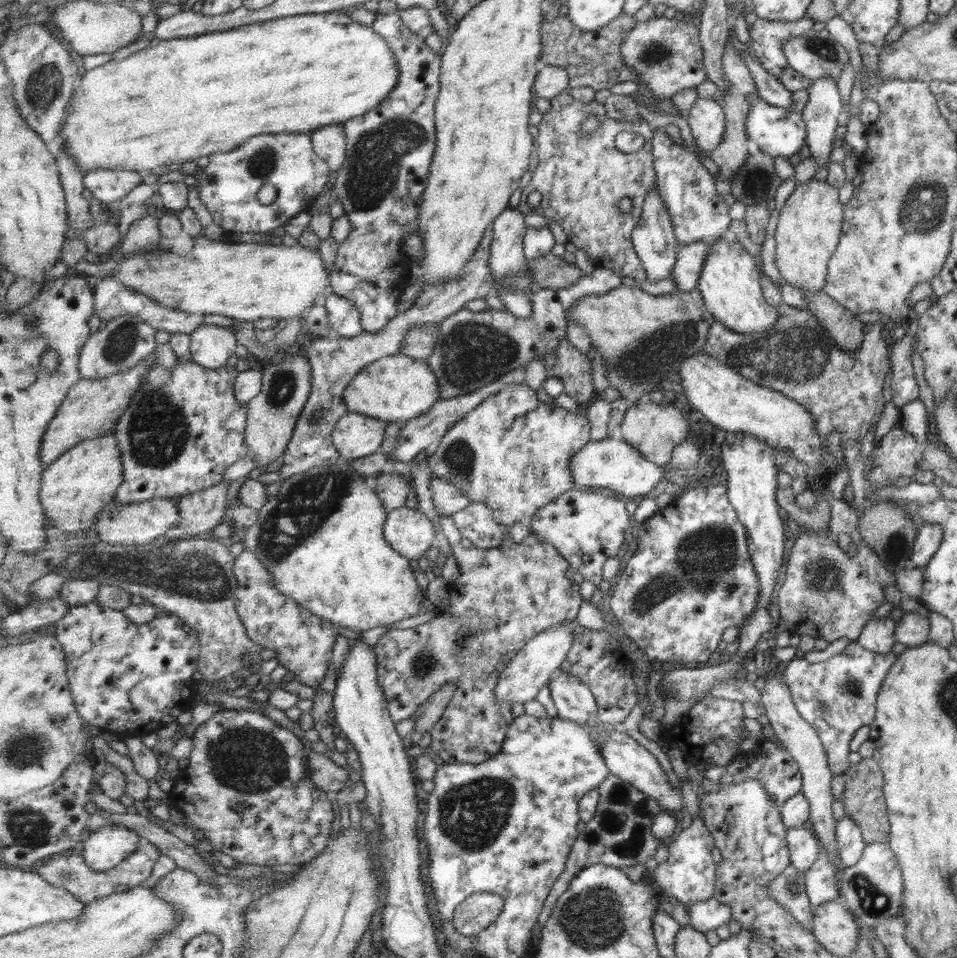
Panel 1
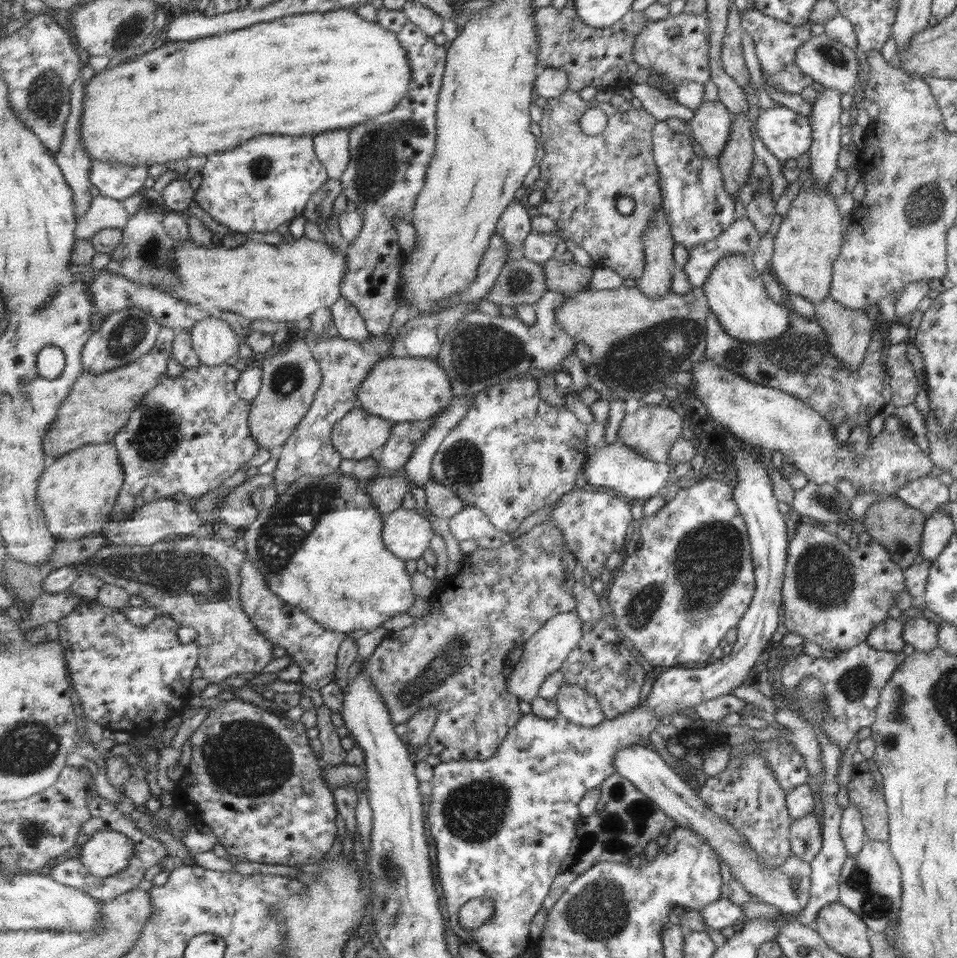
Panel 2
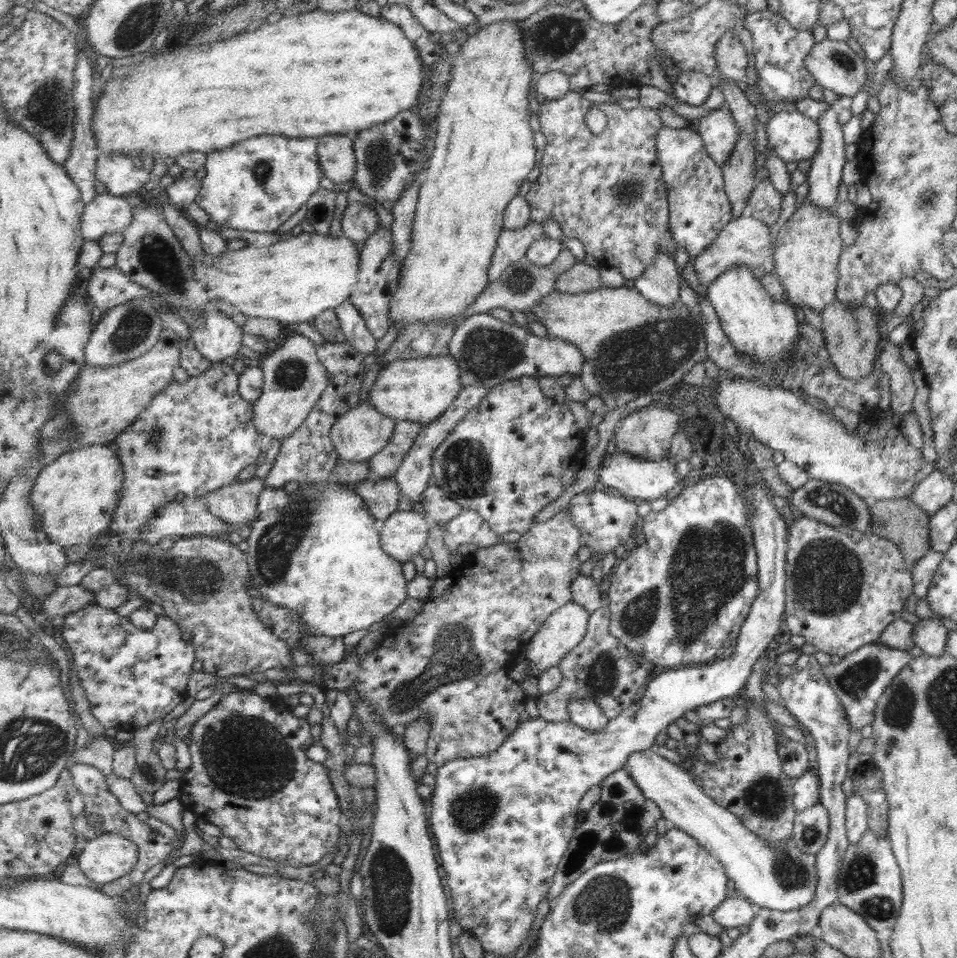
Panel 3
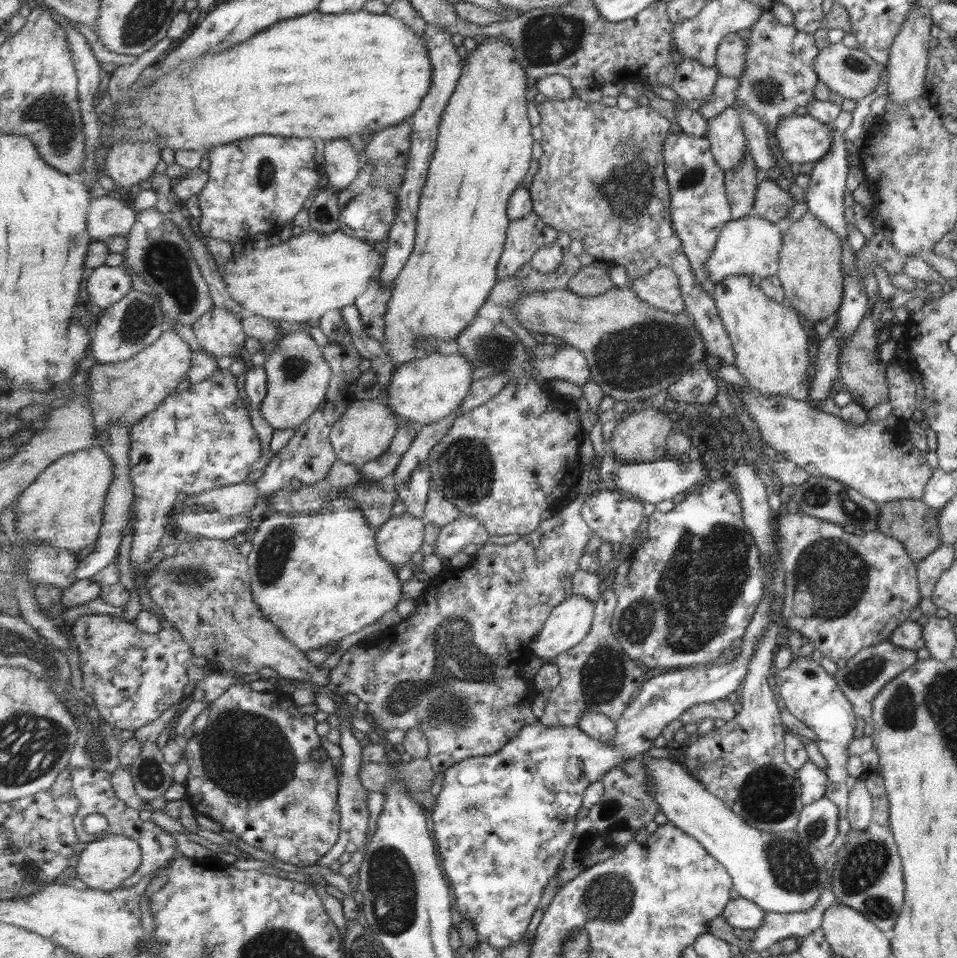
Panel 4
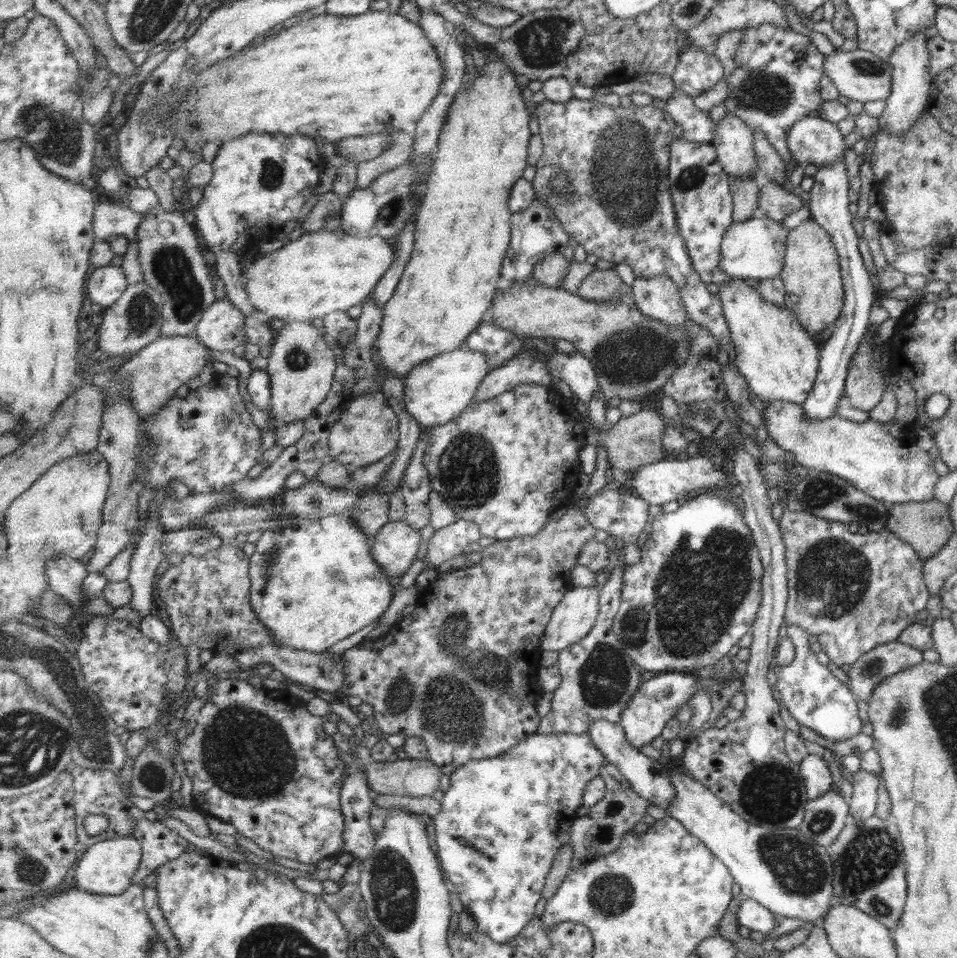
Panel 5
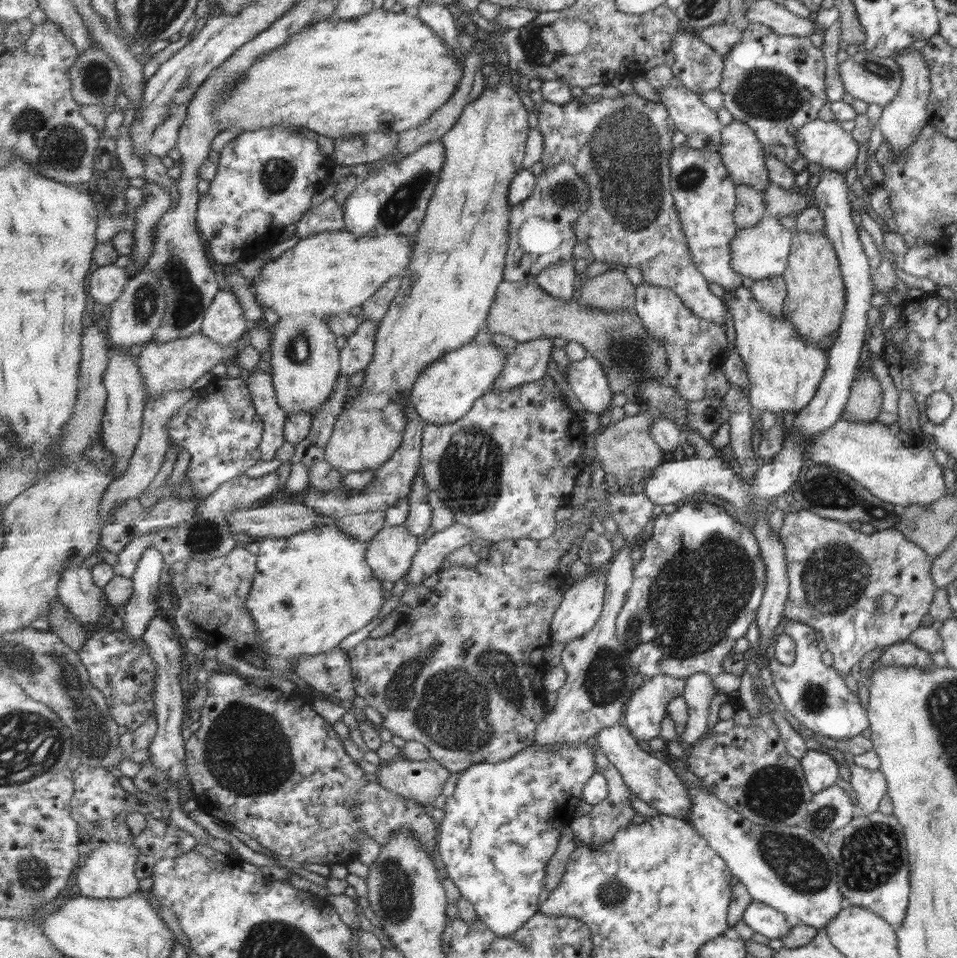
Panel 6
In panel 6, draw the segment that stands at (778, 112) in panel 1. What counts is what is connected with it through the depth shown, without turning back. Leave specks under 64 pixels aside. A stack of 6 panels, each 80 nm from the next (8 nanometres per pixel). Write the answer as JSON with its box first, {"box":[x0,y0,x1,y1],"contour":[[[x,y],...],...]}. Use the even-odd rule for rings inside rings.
{"box":[795,119,857,175],"contour":[[[811,119],[795,133],[797,152],[807,163],[819,164],[822,169],[842,175],[855,162],[857,142],[850,132],[841,129],[836,121]]]}

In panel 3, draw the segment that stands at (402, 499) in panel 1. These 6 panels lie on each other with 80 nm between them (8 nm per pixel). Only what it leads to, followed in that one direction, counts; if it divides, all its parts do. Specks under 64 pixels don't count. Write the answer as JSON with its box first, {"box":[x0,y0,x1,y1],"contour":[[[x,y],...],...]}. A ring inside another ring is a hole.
{"box":[355,478,402,523],"contour":[[[381,478],[377,482],[366,479],[355,489],[365,499],[368,509],[379,523],[386,521],[399,506],[402,488],[394,478]]]}

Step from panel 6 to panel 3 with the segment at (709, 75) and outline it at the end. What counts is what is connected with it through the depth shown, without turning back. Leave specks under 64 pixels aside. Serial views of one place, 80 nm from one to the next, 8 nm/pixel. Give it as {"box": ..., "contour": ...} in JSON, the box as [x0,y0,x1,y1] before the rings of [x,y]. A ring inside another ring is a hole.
{"box":[674,70,713,106],"contour":[[[683,70],[674,82],[674,96],[683,103],[691,106],[701,106],[713,92],[713,76],[704,72]]]}

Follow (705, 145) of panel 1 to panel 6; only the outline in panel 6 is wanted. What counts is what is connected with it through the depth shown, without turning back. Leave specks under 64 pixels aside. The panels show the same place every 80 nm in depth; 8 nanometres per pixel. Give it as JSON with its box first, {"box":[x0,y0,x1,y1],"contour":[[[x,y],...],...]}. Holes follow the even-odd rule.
{"box":[717,119,771,192],"contour":[[[732,119],[729,124],[722,126],[721,137],[717,153],[735,184],[762,192],[771,182],[765,170],[765,151],[753,131],[741,121]]]}

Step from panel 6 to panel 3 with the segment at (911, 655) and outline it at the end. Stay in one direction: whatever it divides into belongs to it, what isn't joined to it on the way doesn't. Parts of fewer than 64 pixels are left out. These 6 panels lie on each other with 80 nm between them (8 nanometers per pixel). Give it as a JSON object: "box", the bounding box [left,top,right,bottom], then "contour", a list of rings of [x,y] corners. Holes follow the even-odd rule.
{"box":[821,642,910,730],"contour":[[[875,642],[859,646],[853,652],[833,659],[824,668],[821,668],[833,694],[837,696],[845,711],[850,730],[858,730],[865,724],[873,722],[877,699],[910,658],[908,650],[897,650]]]}

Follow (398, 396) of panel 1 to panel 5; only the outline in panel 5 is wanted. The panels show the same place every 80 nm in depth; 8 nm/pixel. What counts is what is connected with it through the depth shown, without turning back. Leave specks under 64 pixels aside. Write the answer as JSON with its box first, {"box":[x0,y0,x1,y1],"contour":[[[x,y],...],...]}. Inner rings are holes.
{"box":[404,348,491,428],"contour":[[[467,348],[455,349],[452,352],[431,358],[420,363],[409,378],[404,379],[406,409],[416,418],[423,428],[434,428],[445,424],[469,408],[482,382],[490,375],[491,363],[483,350]]]}

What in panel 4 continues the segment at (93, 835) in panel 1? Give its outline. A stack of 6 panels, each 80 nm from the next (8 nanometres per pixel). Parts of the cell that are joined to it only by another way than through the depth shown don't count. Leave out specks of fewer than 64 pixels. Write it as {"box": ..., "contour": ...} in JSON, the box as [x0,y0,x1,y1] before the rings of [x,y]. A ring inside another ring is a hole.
{"box":[75,835,142,892],"contour":[[[109,835],[87,845],[75,866],[83,886],[111,892],[122,888],[122,882],[132,877],[142,865],[142,848],[139,842],[124,835]]]}

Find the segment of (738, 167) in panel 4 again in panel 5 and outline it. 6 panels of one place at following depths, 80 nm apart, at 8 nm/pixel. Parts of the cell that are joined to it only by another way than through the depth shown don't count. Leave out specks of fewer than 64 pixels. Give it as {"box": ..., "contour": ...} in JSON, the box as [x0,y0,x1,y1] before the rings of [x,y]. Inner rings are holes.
{"box":[730,176,758,223],"contour":[[[732,176],[734,181],[730,182],[731,195],[733,195],[733,219],[735,223],[747,220],[753,216],[757,216],[757,193],[758,189],[755,185],[754,180],[751,177],[746,176]]]}

